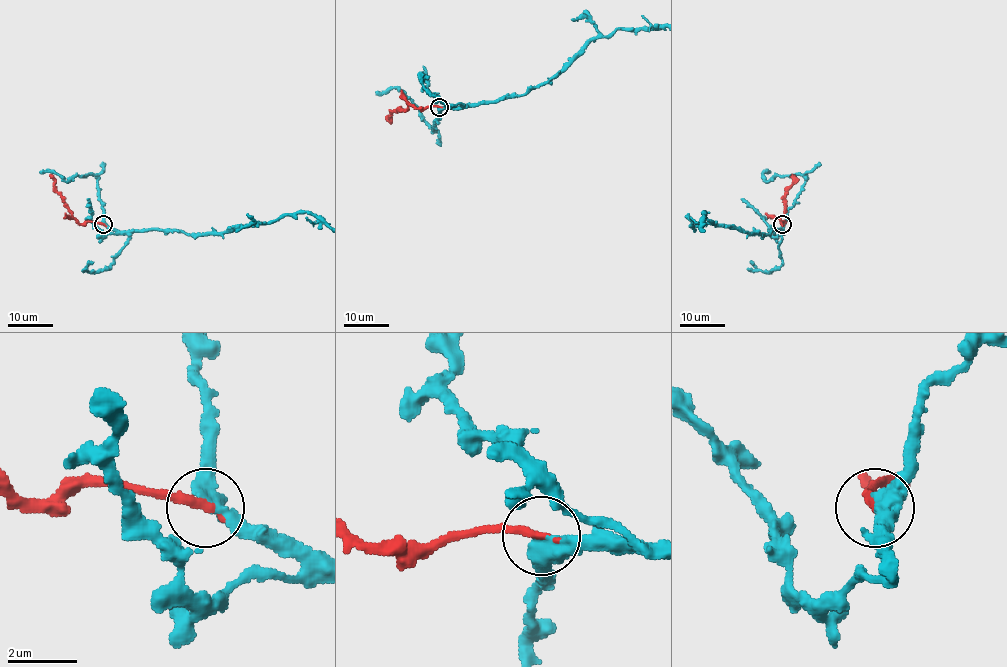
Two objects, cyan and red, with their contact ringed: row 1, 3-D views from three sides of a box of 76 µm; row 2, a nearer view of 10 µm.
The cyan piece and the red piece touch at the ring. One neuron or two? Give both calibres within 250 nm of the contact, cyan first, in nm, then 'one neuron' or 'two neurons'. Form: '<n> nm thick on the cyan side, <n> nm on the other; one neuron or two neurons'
400 nm thick on the cyan side, 260 nm on the other; one neuron

